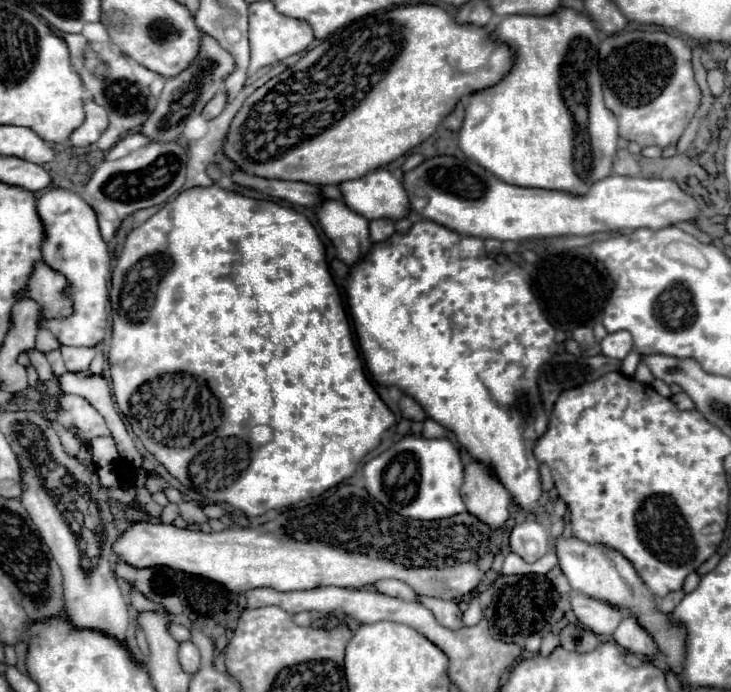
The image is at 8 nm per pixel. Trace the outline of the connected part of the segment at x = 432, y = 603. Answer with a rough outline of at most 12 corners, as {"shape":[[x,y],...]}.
{"shape":[[419,597],[435,619],[449,629],[463,627],[455,601]]}

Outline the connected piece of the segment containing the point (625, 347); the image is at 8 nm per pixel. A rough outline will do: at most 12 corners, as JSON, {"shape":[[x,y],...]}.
{"shape":[[629,331],[609,333],[601,341],[603,355],[625,359],[633,349]]}

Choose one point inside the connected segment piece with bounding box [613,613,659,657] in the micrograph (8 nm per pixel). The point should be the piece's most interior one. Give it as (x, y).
(631, 635)

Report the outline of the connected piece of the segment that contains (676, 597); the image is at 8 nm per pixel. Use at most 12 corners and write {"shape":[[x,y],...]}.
{"shape":[[683,591],[659,599],[657,609],[671,613],[681,599]]}

